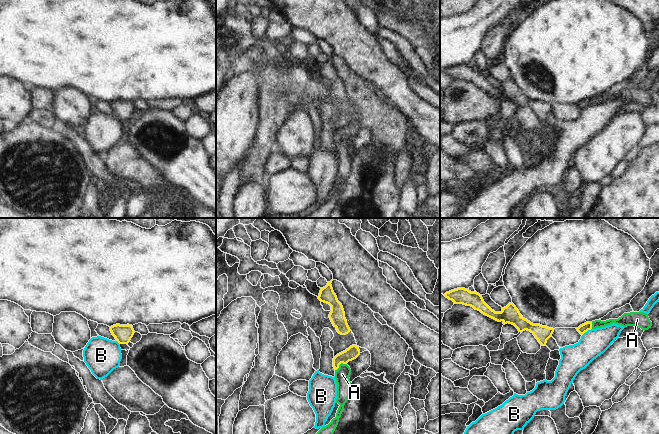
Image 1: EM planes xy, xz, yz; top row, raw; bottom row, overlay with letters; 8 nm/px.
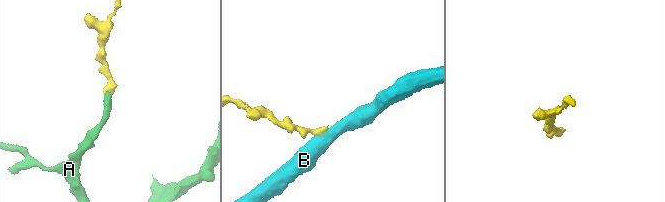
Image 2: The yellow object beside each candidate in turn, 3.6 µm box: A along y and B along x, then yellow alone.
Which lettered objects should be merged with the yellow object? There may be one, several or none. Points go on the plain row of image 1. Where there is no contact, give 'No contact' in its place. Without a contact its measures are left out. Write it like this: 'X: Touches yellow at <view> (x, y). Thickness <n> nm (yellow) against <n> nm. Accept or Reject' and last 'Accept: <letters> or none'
A: Touches yellow at xz (340, 139). Thickness 100 nm (yellow) against 120 nm. Accept
B: Touches yellow at yz (586, 107). Thickness 70 nm (yellow) against 220 nm. Reject
Accept: A.

